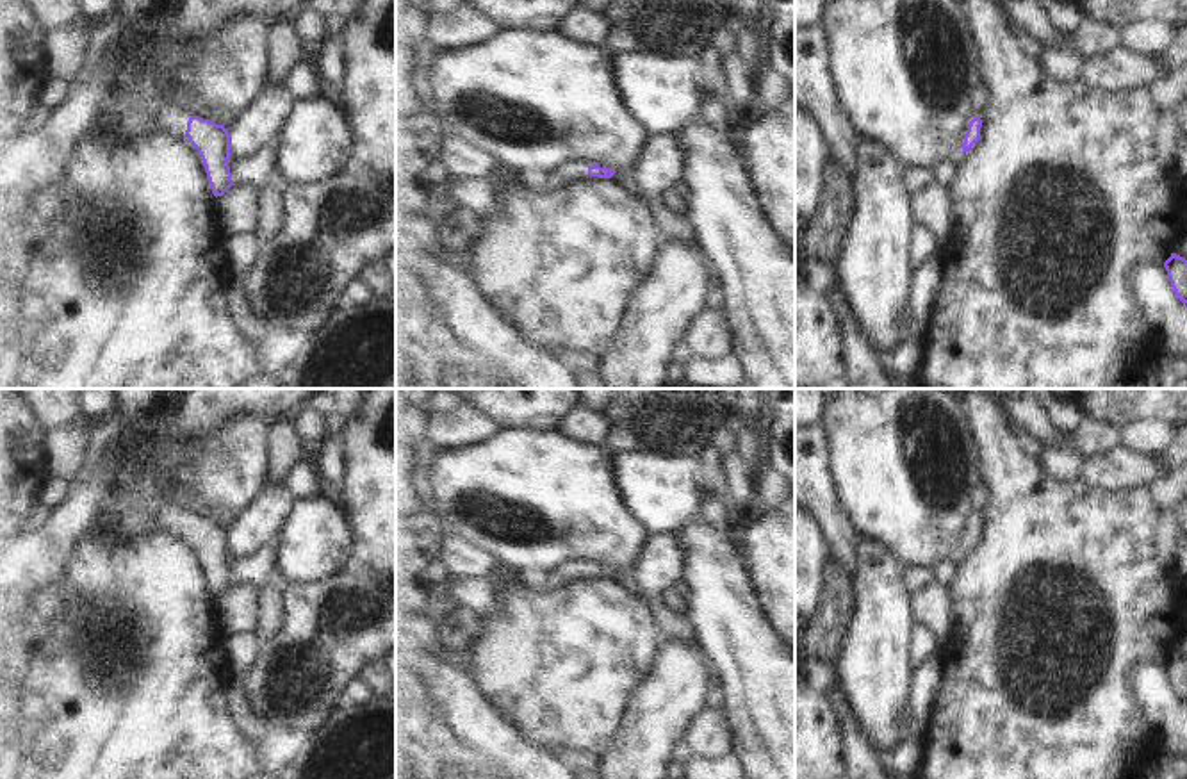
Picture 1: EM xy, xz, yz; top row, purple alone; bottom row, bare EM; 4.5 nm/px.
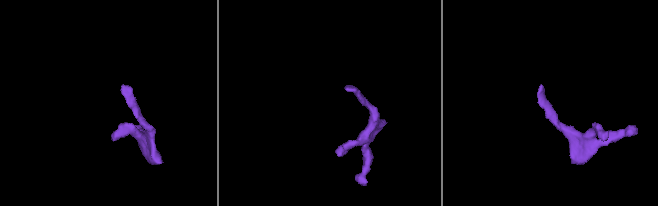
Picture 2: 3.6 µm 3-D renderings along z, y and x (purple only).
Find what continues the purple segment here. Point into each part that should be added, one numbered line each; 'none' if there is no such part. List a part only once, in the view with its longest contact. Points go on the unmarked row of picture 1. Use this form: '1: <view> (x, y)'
1: xy (173, 519)

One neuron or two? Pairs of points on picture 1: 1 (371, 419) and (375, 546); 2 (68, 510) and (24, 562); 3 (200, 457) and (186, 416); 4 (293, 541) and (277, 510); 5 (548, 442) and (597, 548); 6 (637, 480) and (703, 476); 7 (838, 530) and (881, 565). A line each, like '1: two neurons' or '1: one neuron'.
1: one neuron
2: one neuron
3: two neurons
4: two neurons
5: one neuron
6: one neuron
7: two neurons

